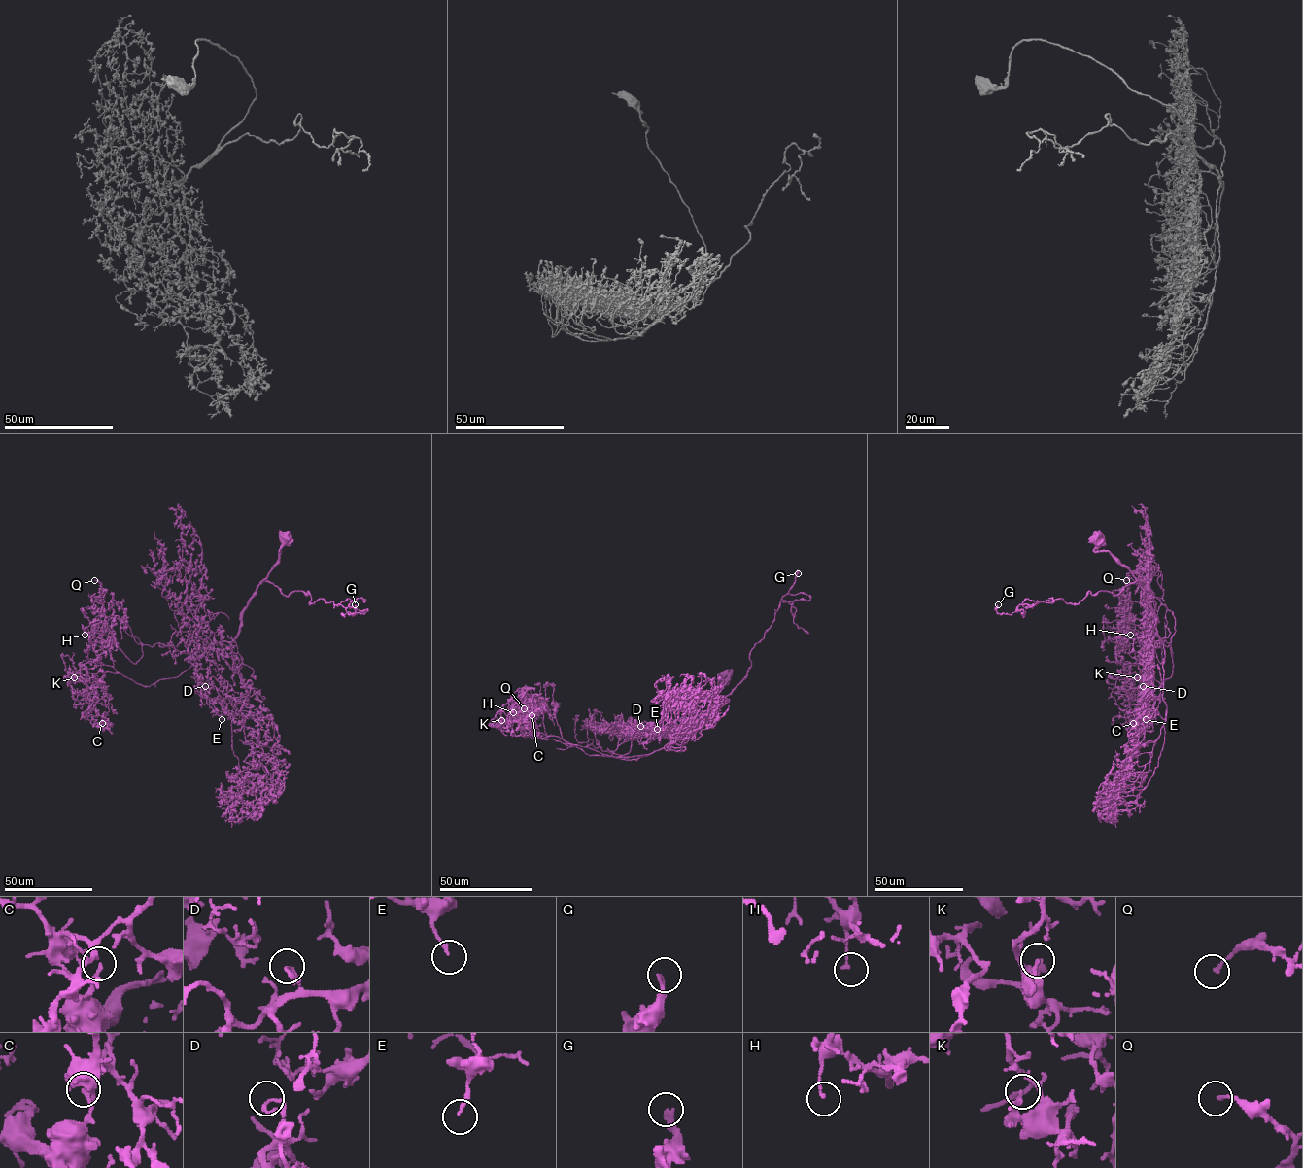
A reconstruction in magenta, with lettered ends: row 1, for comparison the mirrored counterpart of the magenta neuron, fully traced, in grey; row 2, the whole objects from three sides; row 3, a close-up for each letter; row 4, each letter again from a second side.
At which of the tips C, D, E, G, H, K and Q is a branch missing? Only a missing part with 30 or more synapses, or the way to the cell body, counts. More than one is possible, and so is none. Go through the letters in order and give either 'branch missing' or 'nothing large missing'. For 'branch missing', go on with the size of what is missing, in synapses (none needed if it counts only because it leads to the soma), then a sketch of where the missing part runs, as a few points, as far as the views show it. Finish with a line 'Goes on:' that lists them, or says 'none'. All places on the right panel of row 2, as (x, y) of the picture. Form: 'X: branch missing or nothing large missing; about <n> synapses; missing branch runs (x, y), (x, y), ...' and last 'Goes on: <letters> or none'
C: nothing large missing
D: nothing large missing
E: nothing large missing
G: nothing large missing
H: nothing large missing
K: nothing large missing
Q: nothing large missing
Goes on: none

